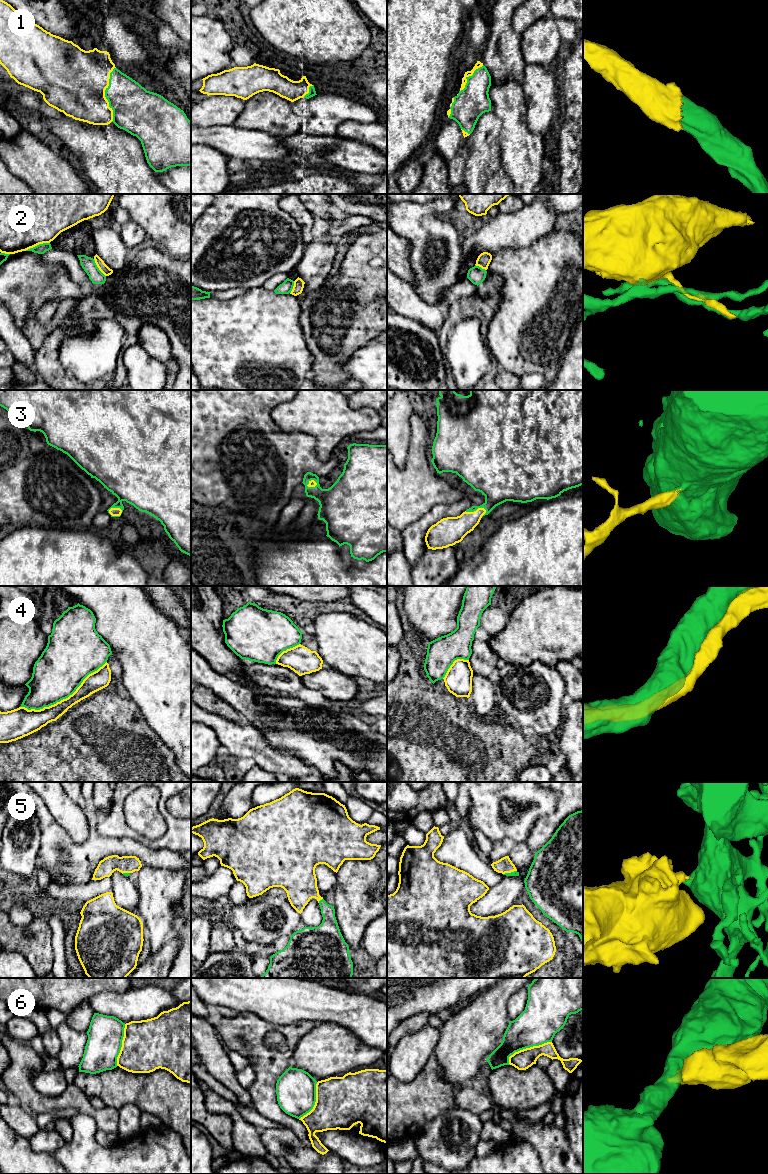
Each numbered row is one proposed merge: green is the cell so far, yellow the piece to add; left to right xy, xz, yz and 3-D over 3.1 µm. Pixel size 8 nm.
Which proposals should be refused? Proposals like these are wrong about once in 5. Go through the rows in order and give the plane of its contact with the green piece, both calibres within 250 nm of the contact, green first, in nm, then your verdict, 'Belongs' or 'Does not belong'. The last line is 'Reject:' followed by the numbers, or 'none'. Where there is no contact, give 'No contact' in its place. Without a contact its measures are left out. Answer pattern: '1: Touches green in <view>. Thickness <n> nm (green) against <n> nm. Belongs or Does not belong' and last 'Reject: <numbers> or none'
1: Touches green in xy. Thickness 340 nm (green) against 480 nm. Belongs
2: Touches green in xy. Thickness 80 nm (green) against 480 nm. Does not belong
3: Touches green in xy. Thickness 340 nm (green) against 60 nm. Belongs
4: Touches green in xy. Thickness 400 nm (green) against 140 nm. Belongs
5: Touches green in xz. Thickness 170 nm (green) against 280 nm. Belongs
6: Touches green in yz. Thickness 320 nm (green) against 160 nm. Does not belong
Reject: 2, 6

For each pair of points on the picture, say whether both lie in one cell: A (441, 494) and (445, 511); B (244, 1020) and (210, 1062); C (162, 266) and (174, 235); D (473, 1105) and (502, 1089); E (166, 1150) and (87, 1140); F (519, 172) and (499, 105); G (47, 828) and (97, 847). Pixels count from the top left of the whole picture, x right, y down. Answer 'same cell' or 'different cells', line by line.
A: different cells
B: different cells
C: different cells
D: different cells
E: same cell
F: same cell
G: same cell

